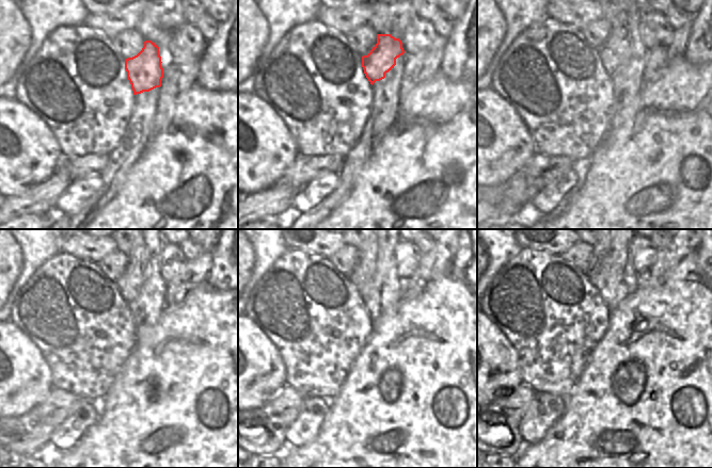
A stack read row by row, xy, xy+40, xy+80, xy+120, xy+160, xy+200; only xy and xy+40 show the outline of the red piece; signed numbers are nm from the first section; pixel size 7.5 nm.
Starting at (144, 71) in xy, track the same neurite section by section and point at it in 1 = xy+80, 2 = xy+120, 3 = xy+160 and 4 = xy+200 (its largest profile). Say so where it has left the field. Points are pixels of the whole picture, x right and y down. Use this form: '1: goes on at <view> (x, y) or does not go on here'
1: goes on at xy+80 (614, 53)
2: goes on at xy+120 (129, 285)
3: goes on at xy+160 (364, 270)
4: goes on at xy+200 (600, 251)

